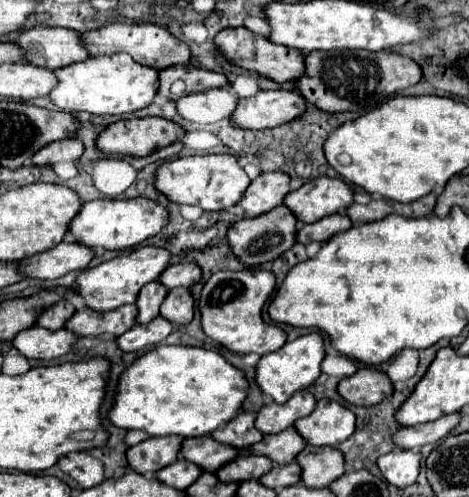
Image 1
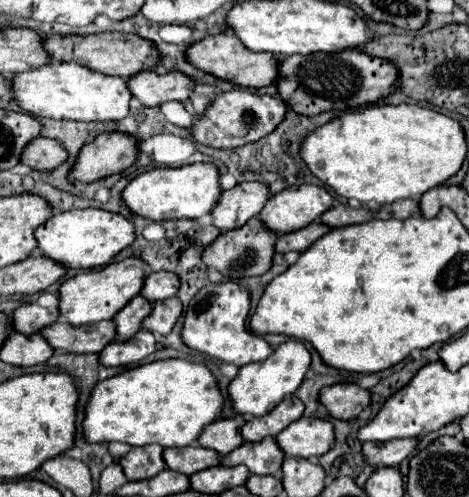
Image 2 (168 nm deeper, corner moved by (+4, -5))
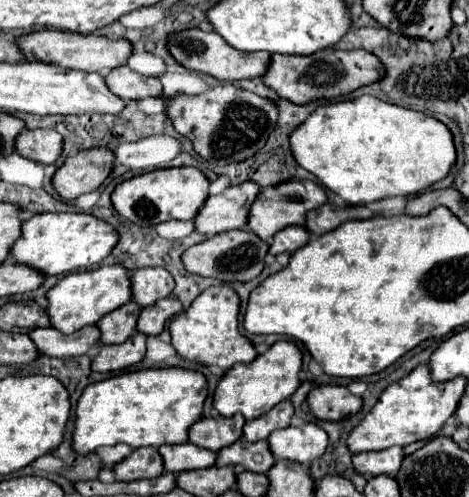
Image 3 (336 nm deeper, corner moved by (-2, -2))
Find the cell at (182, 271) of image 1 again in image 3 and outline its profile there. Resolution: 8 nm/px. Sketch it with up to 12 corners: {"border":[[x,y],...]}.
{"border":[[163,267],[133,271],[133,301],[149,307],[175,289]]}

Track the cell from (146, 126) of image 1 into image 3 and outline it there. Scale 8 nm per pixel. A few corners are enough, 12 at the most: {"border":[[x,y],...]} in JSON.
{"border":[[109,147],[79,151],[53,175],[63,199],[91,193],[113,171]]}

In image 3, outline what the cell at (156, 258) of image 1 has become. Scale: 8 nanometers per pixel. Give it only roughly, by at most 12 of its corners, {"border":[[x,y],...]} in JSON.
{"border":[[107,265],[65,275],[51,325],[73,333],[131,301],[131,273]]}

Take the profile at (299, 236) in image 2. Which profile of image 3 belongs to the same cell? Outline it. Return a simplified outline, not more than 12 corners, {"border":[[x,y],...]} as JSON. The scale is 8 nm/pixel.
{"border":[[287,227],[273,237],[269,253],[295,253],[311,239],[307,227]]}

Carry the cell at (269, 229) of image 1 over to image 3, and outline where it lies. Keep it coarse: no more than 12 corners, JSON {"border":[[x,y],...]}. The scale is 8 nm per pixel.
{"border":[[249,229],[213,235],[183,253],[187,271],[251,281],[269,243]]}

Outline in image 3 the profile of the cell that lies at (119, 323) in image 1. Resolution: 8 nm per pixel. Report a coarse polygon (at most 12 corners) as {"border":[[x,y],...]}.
{"border":[[53,327],[31,331],[43,355],[77,357],[99,345],[99,327],[65,335]]}

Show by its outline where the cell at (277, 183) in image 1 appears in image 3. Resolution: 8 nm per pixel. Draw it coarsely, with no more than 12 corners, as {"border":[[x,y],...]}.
{"border":[[253,181],[209,195],[195,219],[205,237],[243,229],[257,195]]}

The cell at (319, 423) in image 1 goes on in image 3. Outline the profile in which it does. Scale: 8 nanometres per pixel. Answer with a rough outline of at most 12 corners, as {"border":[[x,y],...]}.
{"border":[[317,423],[277,429],[269,437],[275,459],[309,465],[329,437]]}

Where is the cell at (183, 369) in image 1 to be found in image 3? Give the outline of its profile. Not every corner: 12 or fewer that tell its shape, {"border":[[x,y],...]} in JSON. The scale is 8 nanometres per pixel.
{"border":[[181,367],[85,387],[73,447],[189,441],[207,377]]}

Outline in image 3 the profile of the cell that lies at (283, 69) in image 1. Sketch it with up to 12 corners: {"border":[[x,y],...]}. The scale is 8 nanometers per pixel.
{"border":[[201,29],[169,37],[187,69],[221,81],[257,79],[271,53],[243,53]]}

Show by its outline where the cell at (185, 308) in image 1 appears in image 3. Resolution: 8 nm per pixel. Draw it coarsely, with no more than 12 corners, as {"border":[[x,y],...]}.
{"border":[[175,297],[159,299],[141,311],[137,331],[159,335],[183,305]]}

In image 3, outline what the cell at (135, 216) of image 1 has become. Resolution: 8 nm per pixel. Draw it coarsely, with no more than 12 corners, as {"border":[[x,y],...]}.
{"border":[[39,213],[11,251],[45,275],[99,265],[119,243],[89,213]]}

